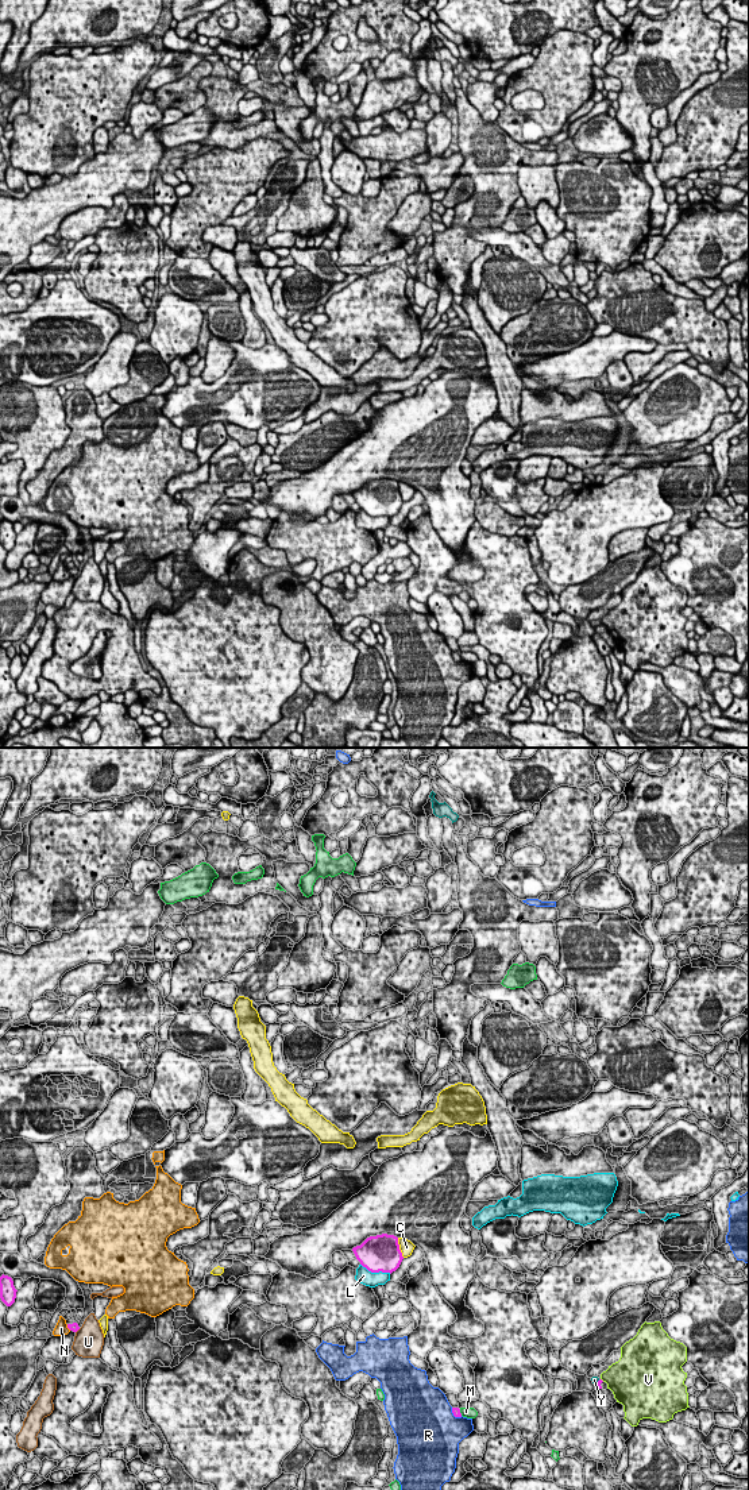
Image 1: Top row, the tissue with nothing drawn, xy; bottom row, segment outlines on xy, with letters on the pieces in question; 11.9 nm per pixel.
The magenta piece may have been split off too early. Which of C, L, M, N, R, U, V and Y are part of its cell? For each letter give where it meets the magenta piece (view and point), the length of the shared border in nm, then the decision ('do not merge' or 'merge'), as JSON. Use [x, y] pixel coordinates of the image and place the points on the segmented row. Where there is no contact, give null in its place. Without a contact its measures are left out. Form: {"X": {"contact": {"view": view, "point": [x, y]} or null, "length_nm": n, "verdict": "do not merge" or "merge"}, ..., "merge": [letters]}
{"C": {"contact": {"view": "xy", "point": [398, 1247]}, "length_nm": 260, "verdict": "do not merge"}, "L": {"contact": {"view": "xy", "point": [375, 1272]}, "length_nm": 380, "verdict": "do not merge"}, "M": {"contact": {"view": "xy", "point": [459, 1412]}, "length_nm": 90, "verdict": "do not merge"}, "N": {"contact": {"view": "xy", "point": [68, 1327]}, "length_nm": 100, "verdict": "do not merge"}, "R": {"contact": {"view": "xy", "point": [455, 1416]}, "length_nm": 180, "verdict": "do not merge"}, "U": {"contact": {"view": "xy", "point": [77, 1330]}, "length_nm": 80, "verdict": "do not merge"}, "V": {"contact": null, "verdict": "do not merge"}, "Y": {"contact": {"view": "xy", "point": [598, 1381]}, "length_nm": 100, "verdict": "do not merge"}, "merge": []}

